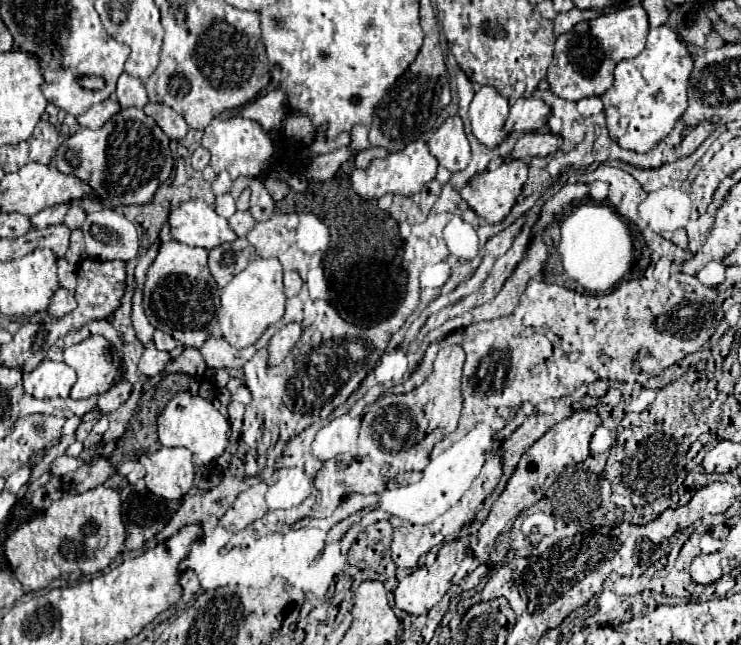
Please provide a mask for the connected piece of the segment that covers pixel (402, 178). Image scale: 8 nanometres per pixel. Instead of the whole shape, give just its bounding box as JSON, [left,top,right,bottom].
[351,141,437,199]

